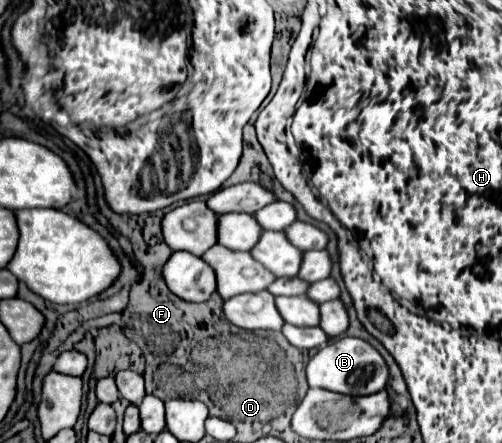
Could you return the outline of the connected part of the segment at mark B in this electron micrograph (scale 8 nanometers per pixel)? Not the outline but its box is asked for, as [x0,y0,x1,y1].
[307,338,387,396]

